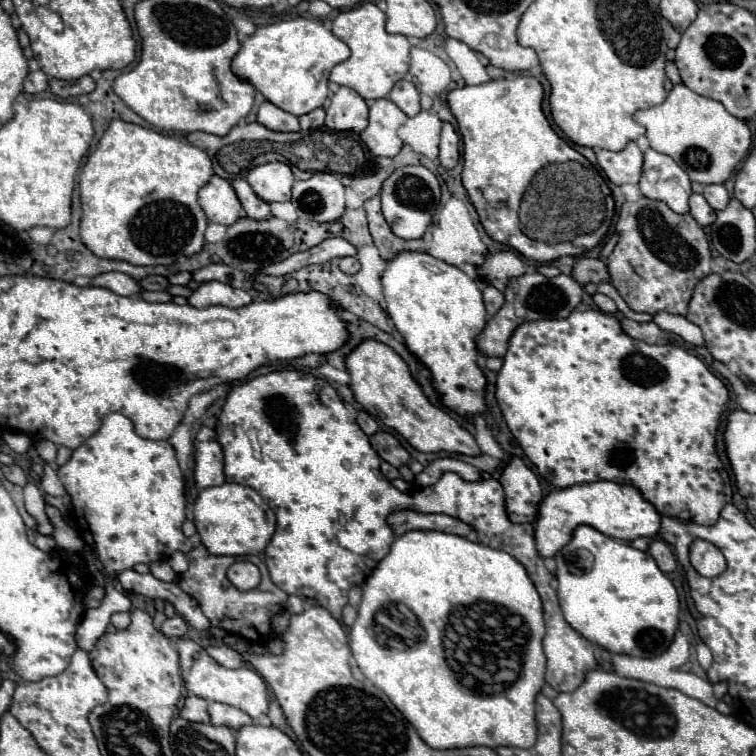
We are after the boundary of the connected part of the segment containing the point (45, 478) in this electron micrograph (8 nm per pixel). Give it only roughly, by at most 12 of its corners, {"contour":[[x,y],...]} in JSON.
{"contour":[[44,465],[41,489],[52,496],[65,496],[57,471]]}

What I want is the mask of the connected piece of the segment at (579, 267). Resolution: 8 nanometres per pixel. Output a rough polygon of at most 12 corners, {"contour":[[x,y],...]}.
{"contour":[[579,257],[571,277],[585,283],[609,281],[601,259]]}

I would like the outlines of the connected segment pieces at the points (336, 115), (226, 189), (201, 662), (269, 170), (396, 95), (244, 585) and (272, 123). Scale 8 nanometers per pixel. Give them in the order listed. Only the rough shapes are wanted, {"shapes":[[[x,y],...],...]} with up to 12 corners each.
{"shapes":[[[339,87],[325,107],[325,127],[361,133],[367,103]],[[213,175],[199,191],[211,223],[233,225],[241,203],[229,181]],[[179,641],[185,687],[253,719],[269,709],[251,667],[227,669],[201,645]],[[265,163],[247,183],[267,203],[289,201],[295,177],[287,163]],[[399,81],[391,93],[407,117],[421,111],[419,91],[411,81]],[[247,561],[233,563],[229,581],[249,591],[259,585],[259,569]],[[261,103],[257,123],[271,131],[299,131],[295,115]]]}

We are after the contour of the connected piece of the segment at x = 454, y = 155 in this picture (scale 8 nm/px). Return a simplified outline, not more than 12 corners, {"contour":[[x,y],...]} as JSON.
{"contour":[[443,123],[439,163],[453,169],[459,161],[459,135]]}

